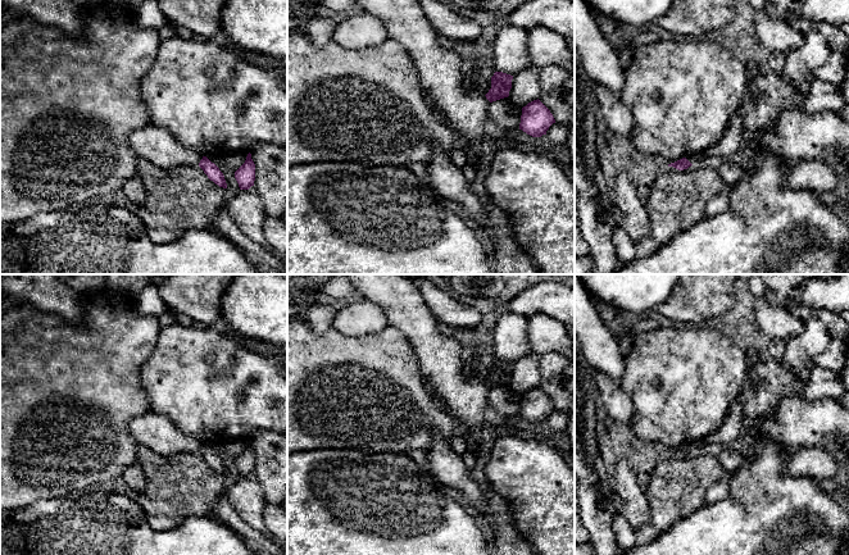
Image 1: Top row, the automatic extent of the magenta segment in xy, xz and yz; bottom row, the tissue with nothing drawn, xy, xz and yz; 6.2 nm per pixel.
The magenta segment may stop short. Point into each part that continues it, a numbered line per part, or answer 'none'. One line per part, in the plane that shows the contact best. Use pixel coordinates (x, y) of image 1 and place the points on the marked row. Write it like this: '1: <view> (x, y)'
none

